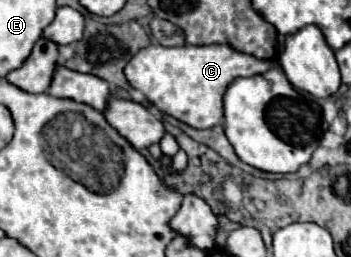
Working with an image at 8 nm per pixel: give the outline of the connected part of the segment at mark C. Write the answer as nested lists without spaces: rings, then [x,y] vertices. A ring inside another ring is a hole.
[[[150,44],[128,62],[124,74],[132,88],[140,90],[158,110],[186,122],[192,128],[210,128],[222,122],[222,98],[236,78],[262,74],[274,66],[278,66],[278,58],[254,58],[252,54],[242,54],[226,44],[184,44],[174,48]]]

